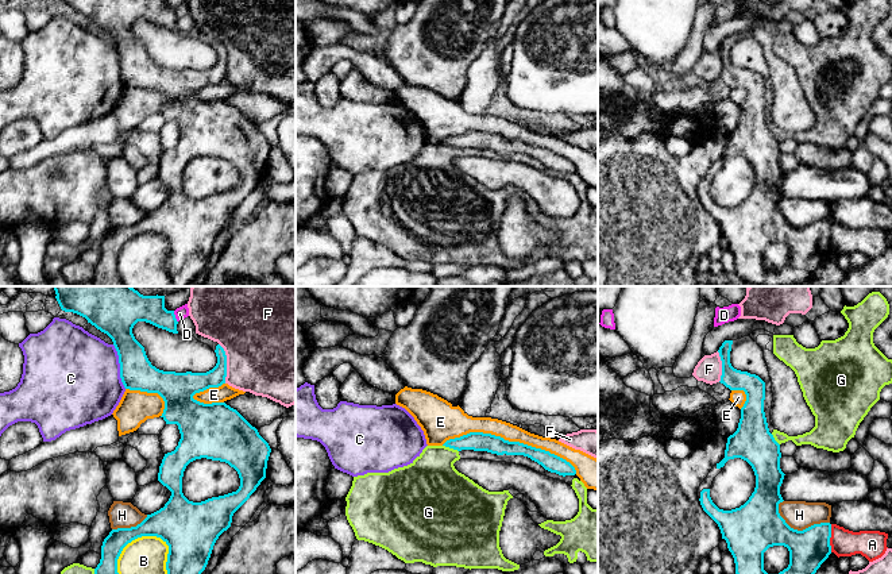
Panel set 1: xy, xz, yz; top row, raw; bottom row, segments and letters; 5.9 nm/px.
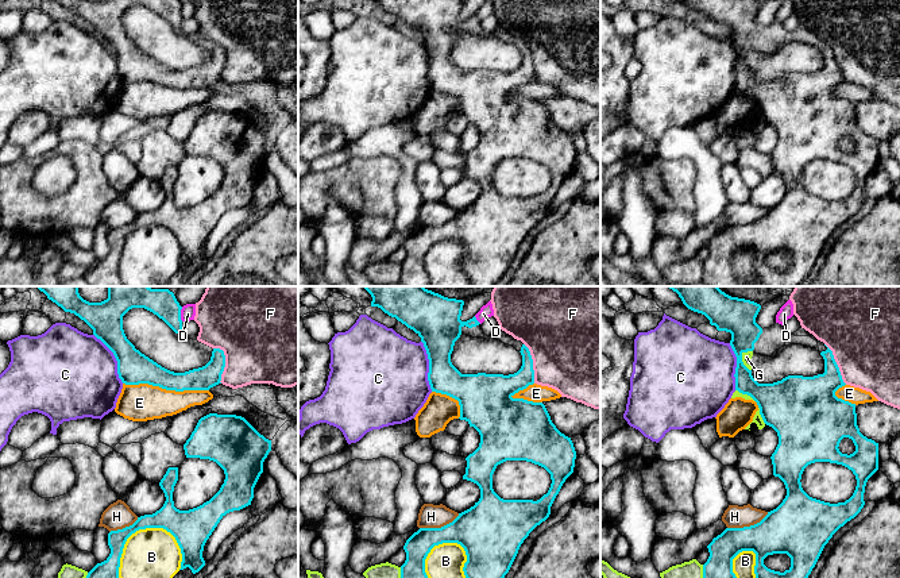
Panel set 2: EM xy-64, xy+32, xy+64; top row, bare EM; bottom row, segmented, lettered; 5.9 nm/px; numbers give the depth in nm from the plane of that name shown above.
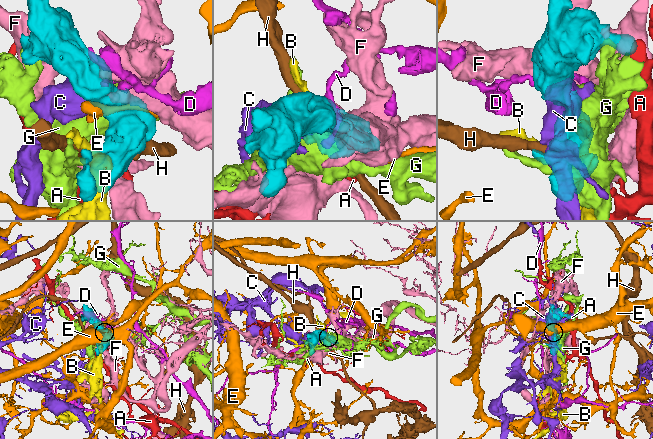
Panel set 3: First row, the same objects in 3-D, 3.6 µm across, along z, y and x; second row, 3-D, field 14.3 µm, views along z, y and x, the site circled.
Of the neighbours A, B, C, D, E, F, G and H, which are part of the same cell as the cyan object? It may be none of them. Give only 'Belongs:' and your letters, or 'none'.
Belongs: none

